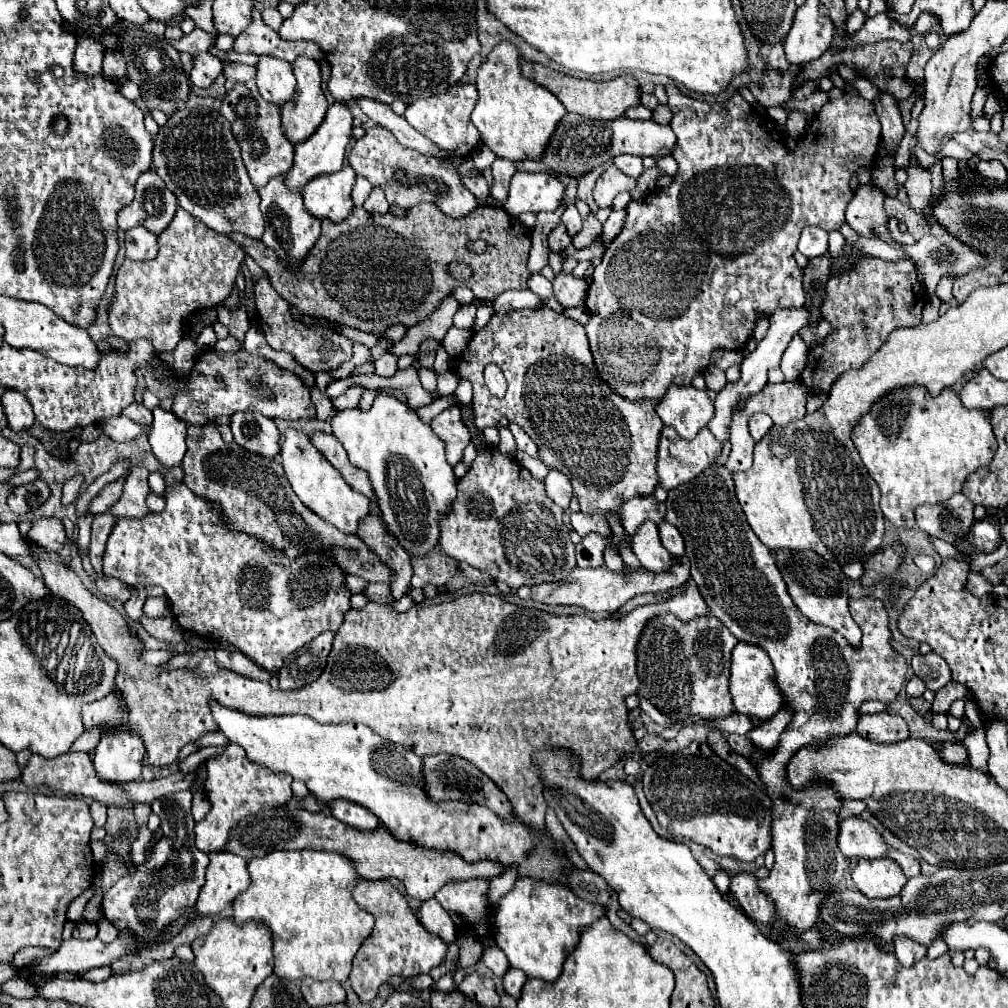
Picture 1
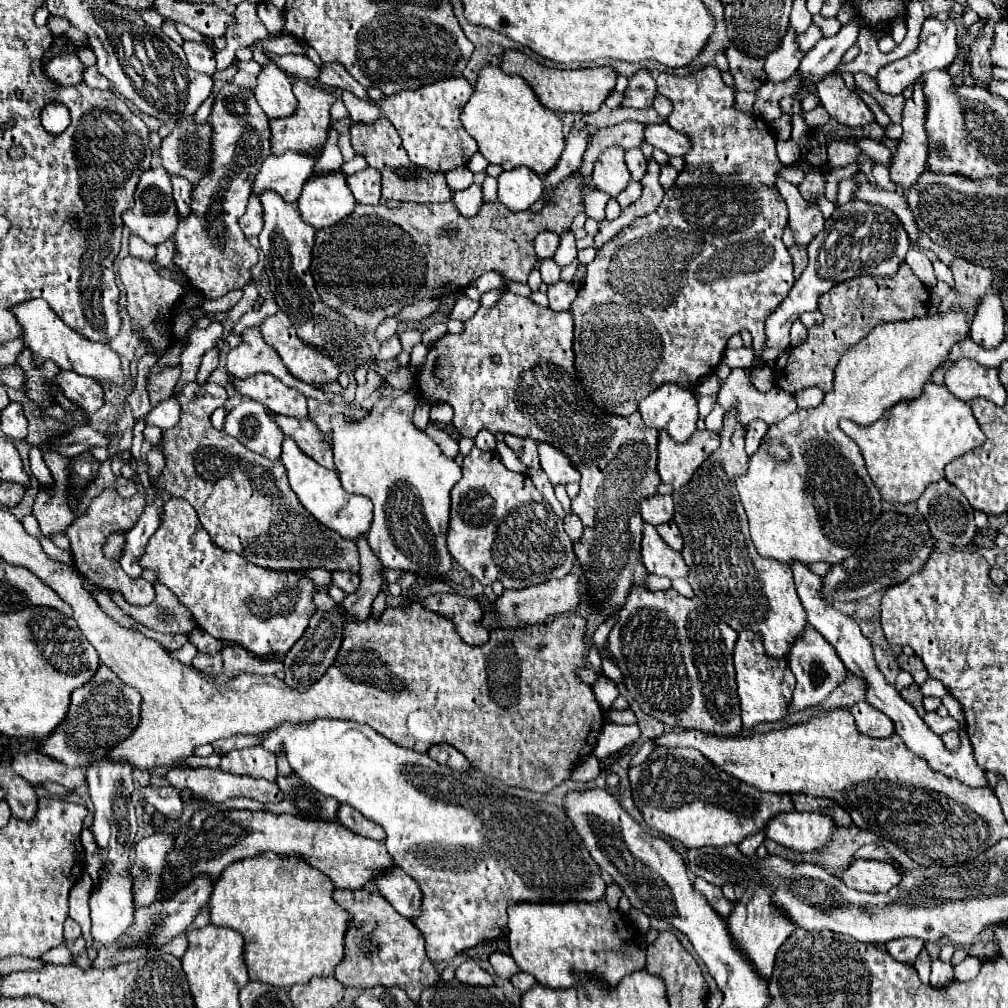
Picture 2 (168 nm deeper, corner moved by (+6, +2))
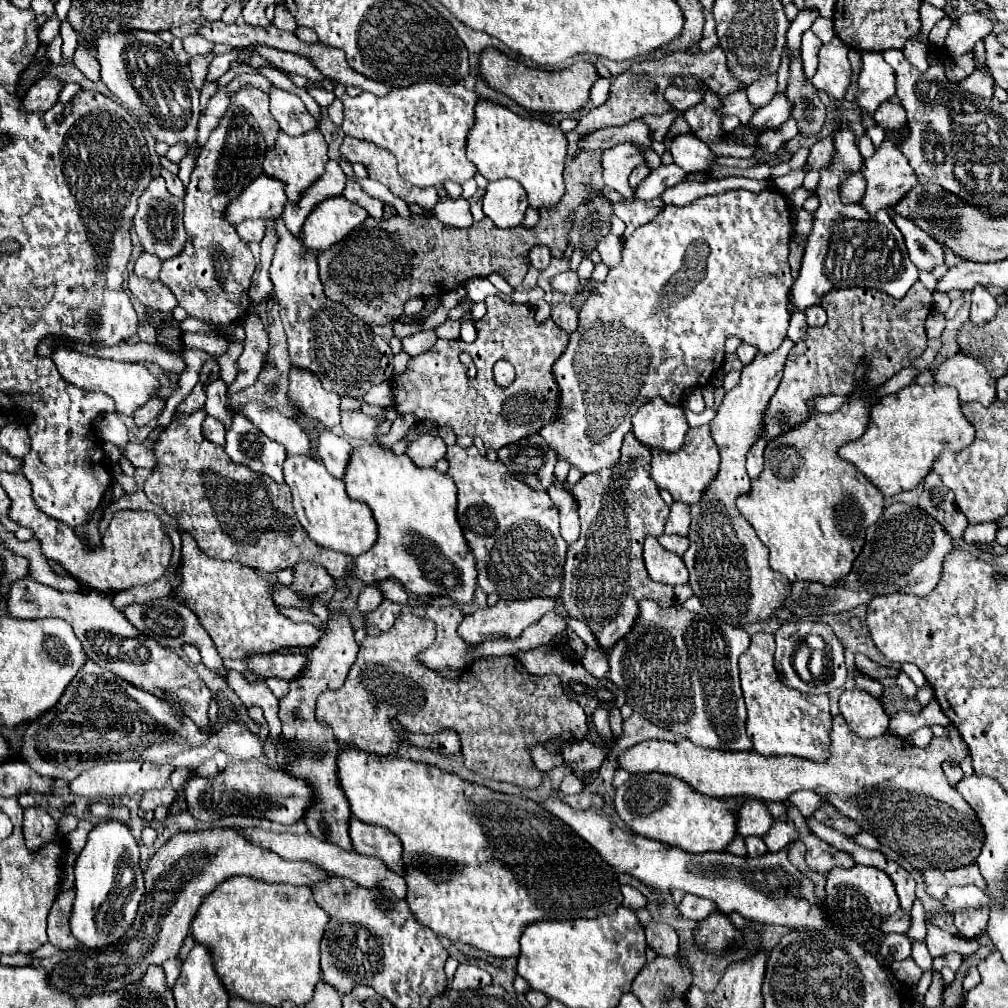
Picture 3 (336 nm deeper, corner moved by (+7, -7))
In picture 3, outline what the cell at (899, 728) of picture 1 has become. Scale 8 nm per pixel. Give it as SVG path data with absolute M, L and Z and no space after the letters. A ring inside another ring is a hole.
M858 689L844 691L840 695L840 713L844 715L848 727L862 739L874 739L888 731L890 717L884 707Z

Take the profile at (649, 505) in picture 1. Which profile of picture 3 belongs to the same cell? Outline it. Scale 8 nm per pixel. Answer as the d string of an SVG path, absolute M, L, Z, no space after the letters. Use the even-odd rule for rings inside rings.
M674 503L670 507L670 515L666 521L664 533L676 533L676 535L688 535L688 505Z

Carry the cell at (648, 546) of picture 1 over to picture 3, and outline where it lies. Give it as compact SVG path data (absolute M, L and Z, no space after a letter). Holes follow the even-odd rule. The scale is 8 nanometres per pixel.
M656 537L644 541L644 563L652 581L666 585L684 585L688 581L688 569L680 555L666 551Z

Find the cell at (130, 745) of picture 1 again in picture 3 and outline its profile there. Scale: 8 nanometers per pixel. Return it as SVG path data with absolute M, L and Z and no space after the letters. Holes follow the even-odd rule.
M104 821L94 825L86 847L74 861L76 901L70 917L70 929L84 947L108 947L130 929L138 903L144 895L144 877L138 861L138 843L128 825L120 821Z

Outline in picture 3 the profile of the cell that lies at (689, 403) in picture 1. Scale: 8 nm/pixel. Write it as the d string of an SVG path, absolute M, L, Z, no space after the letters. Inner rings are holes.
M656 397L642 405L632 417L632 433L648 447L676 451L684 445L690 425L680 405L670 405Z

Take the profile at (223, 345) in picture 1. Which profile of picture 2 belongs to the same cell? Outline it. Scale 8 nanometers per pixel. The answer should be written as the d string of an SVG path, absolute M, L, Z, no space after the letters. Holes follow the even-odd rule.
M211 348L209 352L205 352L203 360L201 360L201 366L199 366L199 372L197 372L197 382L199 384L205 384L207 378L213 374L213 370L219 366L219 350L217 348Z

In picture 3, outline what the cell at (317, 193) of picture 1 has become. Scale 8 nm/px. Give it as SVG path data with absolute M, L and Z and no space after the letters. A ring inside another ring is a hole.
M344 195L320 201L302 227L302 241L312 251L324 251L356 229L368 213Z

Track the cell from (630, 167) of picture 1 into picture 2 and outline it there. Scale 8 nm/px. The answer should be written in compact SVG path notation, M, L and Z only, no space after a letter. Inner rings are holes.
M633 148L633 150L627 150L625 152L625 162L629 166L629 172L631 172L631 178L633 180L641 180L645 170L647 170L647 160L643 156L643 152L639 148Z

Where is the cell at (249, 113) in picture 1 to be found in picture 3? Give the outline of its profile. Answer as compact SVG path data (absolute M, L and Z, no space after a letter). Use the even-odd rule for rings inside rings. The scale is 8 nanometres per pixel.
M228 107L196 159L184 199L188 239L180 255L162 261L160 271L160 281L172 289L178 305L186 309L190 317L230 325L244 317L250 307L248 285L252 283L256 261L248 245L240 241L234 225L226 219L226 207L248 183L262 175L264 153L266 143L256 119L240 107Z

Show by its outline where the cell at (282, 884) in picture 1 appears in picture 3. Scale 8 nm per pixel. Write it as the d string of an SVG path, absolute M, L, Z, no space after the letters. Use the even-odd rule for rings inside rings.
M238 875L238 877L230 877L224 883L220 883L218 889L214 889L202 901L202 905L198 909L198 915L192 921L192 935L194 935L196 943L202 943L202 945L206 945L206 947L212 949L212 955L214 955L214 961L216 961L216 969L218 969L218 973L222 977L224 987L230 991L230 995L240 995L242 999L252 1001L252 1003L266 1003L266 1005L272 1005L272 1007L280 1007L280 1003L286 1001L286 999L290 999L290 1001L294 1001L298 1005L304 1005L308 999L312 999L314 987L322 979L320 941L324 939L326 925L328 925L328 913L322 907L316 905L310 887L296 887L296 885L288 885L288 883L266 883L266 881L260 881L260 879L254 879L254 877Z

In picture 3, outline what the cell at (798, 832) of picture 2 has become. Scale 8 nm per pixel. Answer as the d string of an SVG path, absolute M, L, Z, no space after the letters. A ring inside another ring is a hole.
M752 801L748 803L742 811L740 811L740 821L738 821L738 829L740 835L756 835L756 837L764 837L770 827L774 825L774 817L768 811L768 807L764 803Z

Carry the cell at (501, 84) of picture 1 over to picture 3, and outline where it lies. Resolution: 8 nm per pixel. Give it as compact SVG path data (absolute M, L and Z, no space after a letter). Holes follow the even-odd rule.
M478 101L474 125L468 131L468 159L488 181L512 177L518 183L522 183L526 187L530 205L556 205L556 201L560 201L560 197L564 195L562 171L566 161L566 149L568 141L560 127L520 117L496 101Z

